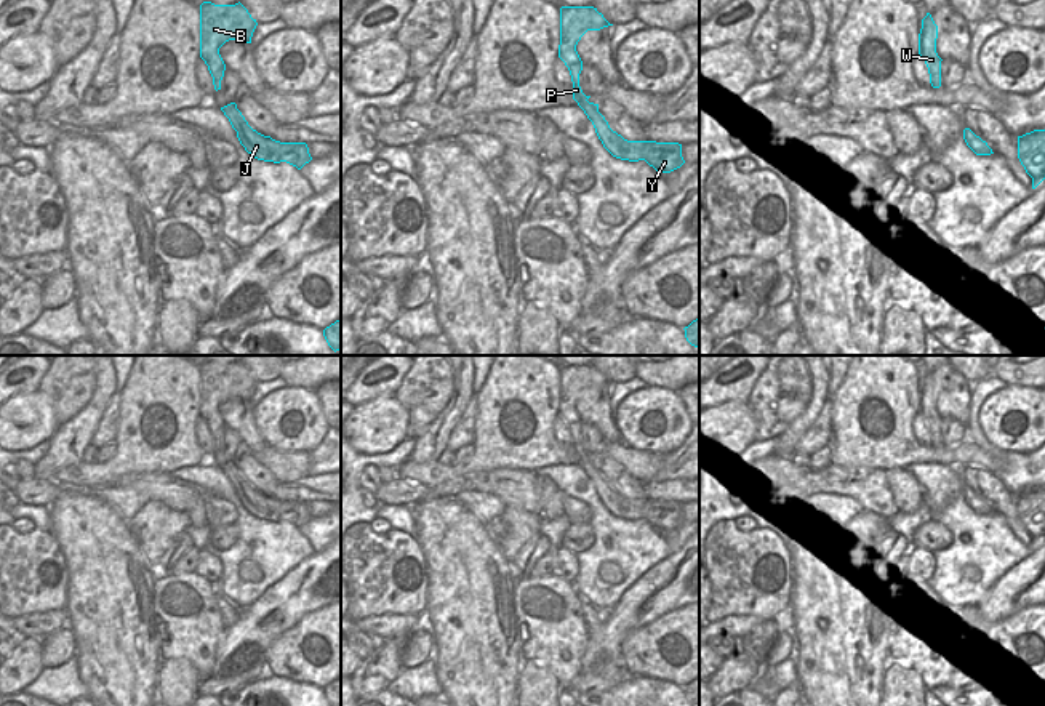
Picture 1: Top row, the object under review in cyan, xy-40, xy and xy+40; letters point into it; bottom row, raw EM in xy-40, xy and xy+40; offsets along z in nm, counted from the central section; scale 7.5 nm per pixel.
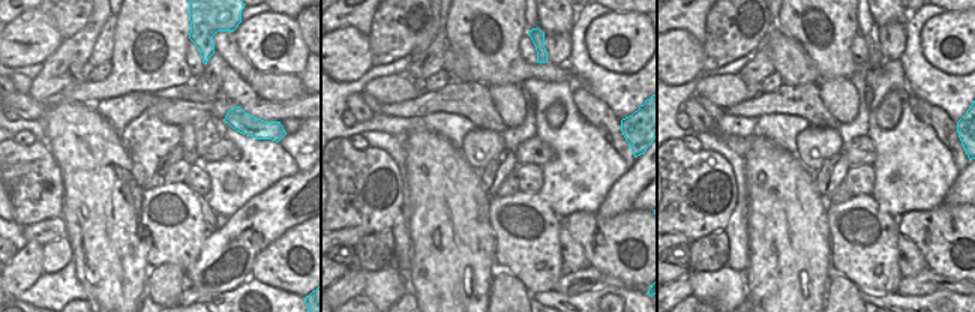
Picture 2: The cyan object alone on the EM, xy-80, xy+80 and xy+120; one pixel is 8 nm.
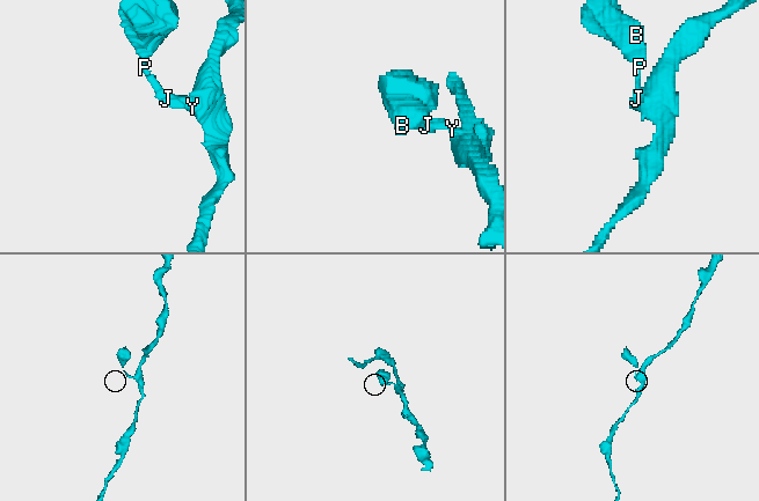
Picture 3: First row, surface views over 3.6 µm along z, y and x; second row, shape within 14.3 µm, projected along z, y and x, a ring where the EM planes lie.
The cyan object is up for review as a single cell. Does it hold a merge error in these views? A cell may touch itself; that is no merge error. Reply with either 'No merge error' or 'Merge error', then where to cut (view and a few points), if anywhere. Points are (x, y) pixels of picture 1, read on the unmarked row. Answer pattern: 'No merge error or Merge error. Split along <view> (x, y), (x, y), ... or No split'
No merge error. No split

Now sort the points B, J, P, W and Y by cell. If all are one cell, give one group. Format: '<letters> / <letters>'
B J P W Y

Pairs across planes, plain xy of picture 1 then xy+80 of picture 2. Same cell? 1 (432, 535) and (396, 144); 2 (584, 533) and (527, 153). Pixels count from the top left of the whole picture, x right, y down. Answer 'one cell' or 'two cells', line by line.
1: two cells
2: one cell

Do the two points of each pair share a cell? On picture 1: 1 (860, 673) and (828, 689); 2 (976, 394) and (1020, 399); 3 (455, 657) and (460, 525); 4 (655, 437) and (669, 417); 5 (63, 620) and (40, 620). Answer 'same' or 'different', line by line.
1: same
2: different
3: same
4: same
5: same

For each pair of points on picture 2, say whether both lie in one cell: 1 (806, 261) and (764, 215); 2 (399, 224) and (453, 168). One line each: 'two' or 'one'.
1: one
2: two

